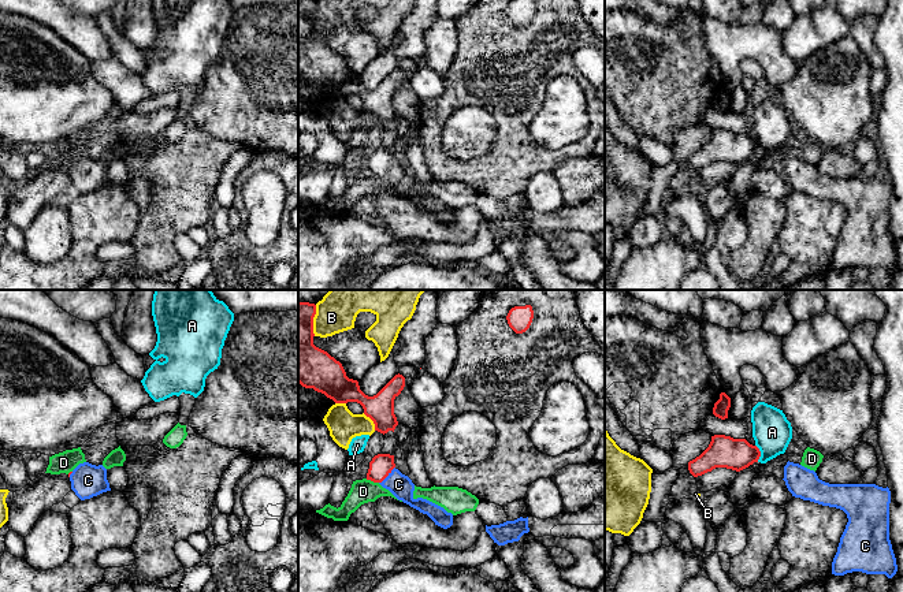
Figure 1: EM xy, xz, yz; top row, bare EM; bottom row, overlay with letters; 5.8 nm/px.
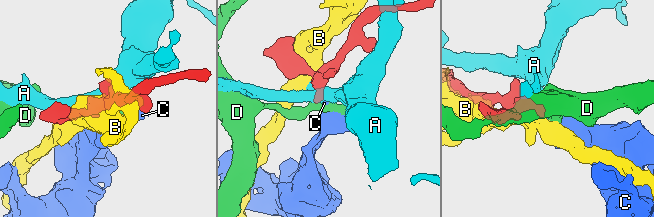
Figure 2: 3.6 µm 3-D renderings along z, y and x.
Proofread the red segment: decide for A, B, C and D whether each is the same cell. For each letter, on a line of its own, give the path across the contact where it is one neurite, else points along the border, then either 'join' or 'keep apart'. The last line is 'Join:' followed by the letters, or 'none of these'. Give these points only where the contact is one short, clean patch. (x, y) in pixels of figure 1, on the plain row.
A: border along yz (755, 138), (760, 145), (758, 155); keep apart
B: keep apart
C: runs through xz (381, 159), (387, 168), (398, 178); join
D: border along xz (365, 172), (378, 177); keep apart
Join: C

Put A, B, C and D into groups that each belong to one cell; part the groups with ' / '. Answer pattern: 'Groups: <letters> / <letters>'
Groups: A / B / C / D

